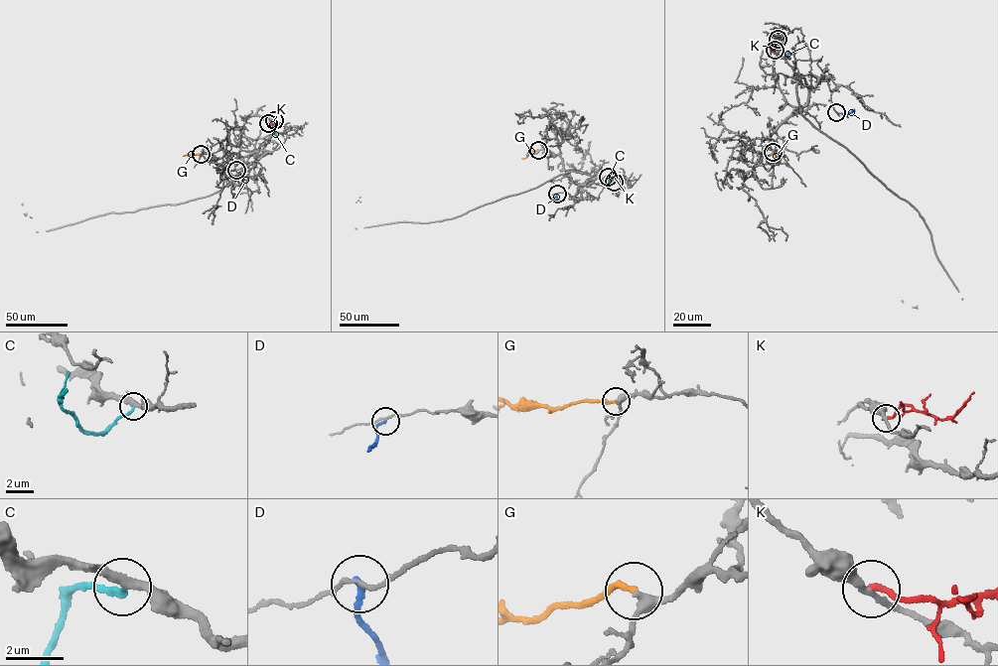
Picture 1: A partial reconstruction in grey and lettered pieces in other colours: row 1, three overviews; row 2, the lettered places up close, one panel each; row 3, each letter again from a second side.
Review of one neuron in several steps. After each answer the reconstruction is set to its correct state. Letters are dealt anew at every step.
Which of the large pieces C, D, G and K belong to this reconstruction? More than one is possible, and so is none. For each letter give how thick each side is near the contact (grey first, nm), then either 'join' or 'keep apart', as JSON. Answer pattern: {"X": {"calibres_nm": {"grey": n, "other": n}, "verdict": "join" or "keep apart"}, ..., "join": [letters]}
{"C": {"calibres_nm": {"grey": 300, "other": 200}, "verdict": "keep apart"}, "D": {"calibres_nm": {"grey": 120, "other": 200}, "verdict": "keep apart"}, "G": {"calibres_nm": {"grey": 300, "other": 200}, "verdict": "join"}, "K": {"calibres_nm": {"grey": 240, "other": 200}, "verdict": "keep apart"}, "join": ["G"]}

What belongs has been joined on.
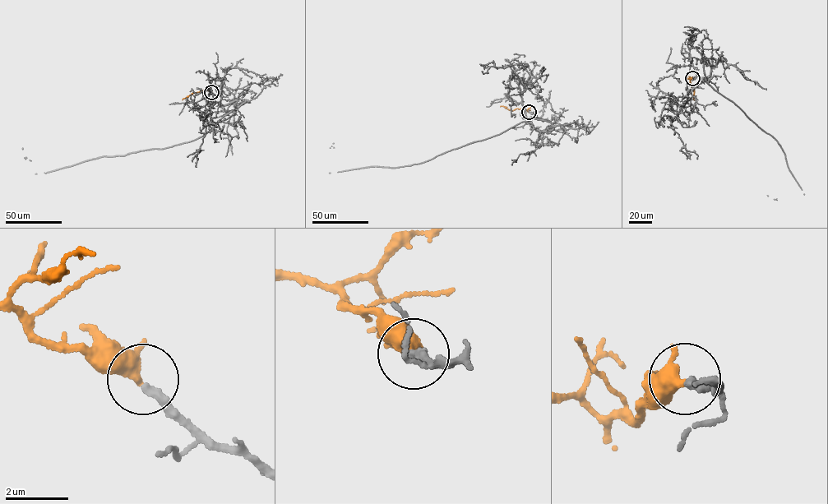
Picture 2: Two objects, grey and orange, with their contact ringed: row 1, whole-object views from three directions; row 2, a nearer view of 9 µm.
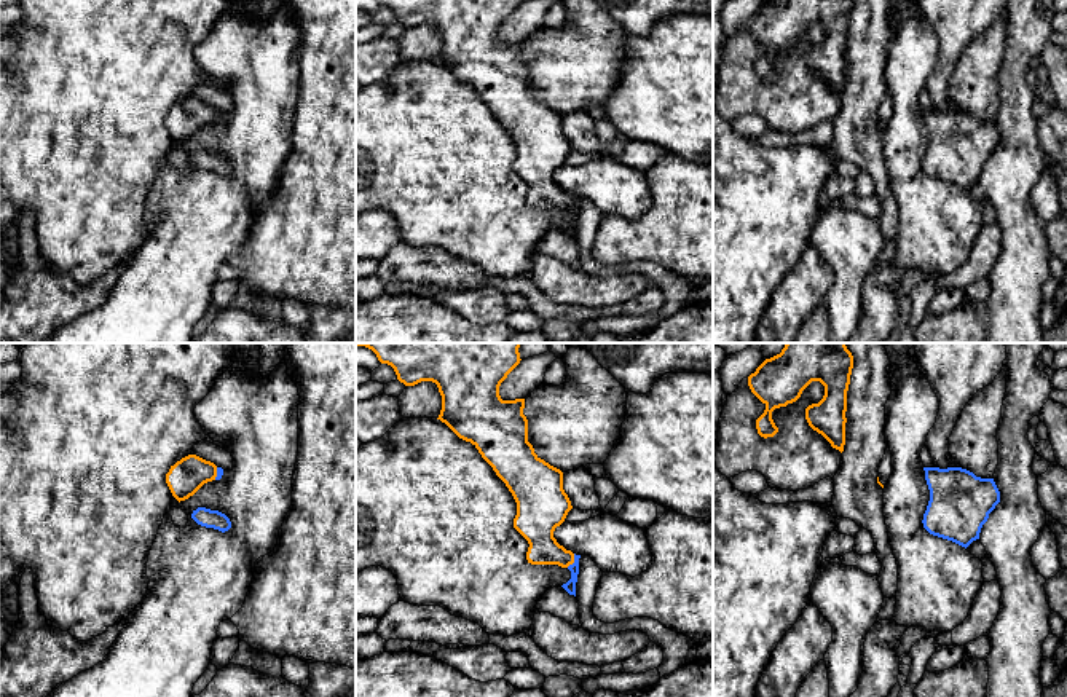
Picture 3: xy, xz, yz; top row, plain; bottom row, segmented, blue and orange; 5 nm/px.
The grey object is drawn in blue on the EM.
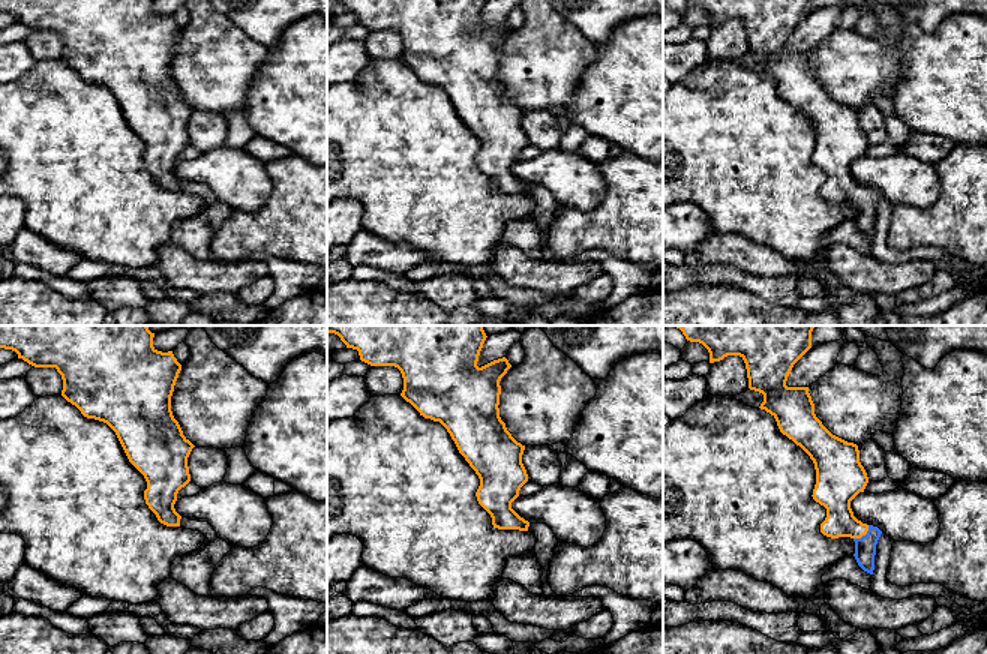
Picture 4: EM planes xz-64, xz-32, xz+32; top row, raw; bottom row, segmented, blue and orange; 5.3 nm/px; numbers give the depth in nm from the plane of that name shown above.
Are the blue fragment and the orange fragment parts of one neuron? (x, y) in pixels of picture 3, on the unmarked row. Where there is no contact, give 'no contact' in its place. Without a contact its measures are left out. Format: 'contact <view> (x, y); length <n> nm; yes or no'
contact xz (574, 204); length 80 nm; yes

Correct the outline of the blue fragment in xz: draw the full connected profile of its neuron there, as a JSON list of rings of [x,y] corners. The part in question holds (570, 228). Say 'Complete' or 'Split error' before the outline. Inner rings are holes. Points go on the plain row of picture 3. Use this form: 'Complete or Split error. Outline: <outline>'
Split error. Outline: [[[378,0],[394,11],[405,29],[421,24],[437,27],[442,53],[437,62],[445,65],[459,81],[471,85],[482,100],[506,126],[517,145],[514,171],[528,183],[526,203],[531,207],[558,207],[571,214],[571,222],[561,230],[576,239],[581,198],[566,193],[553,180],[568,155],[573,152],[563,132],[563,115],[541,102],[528,85],[528,62],[523,57],[525,41],[502,43],[499,29],[520,6],[520,0]]]

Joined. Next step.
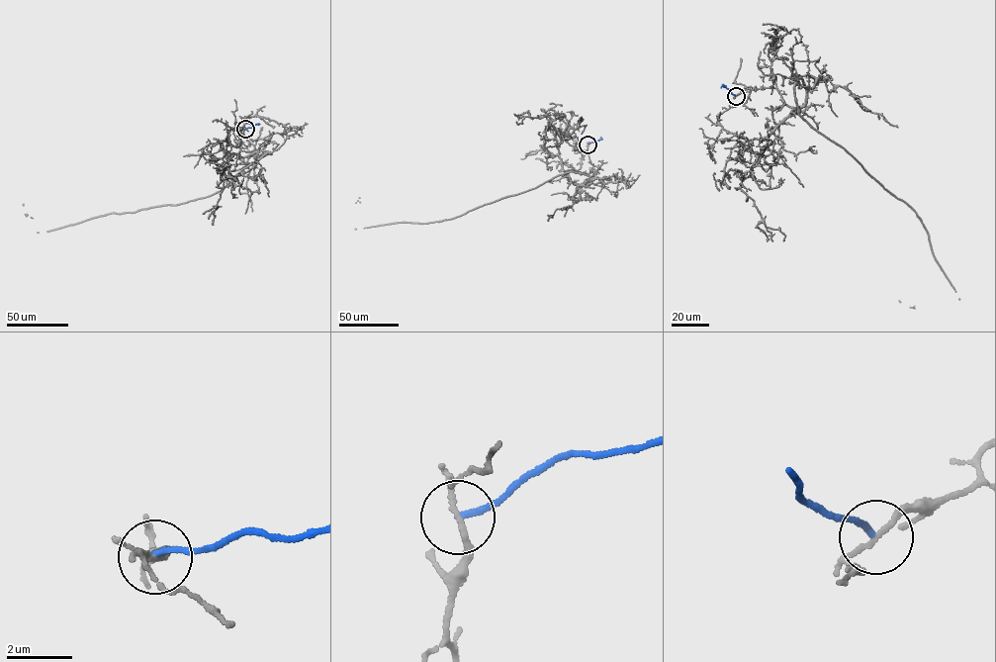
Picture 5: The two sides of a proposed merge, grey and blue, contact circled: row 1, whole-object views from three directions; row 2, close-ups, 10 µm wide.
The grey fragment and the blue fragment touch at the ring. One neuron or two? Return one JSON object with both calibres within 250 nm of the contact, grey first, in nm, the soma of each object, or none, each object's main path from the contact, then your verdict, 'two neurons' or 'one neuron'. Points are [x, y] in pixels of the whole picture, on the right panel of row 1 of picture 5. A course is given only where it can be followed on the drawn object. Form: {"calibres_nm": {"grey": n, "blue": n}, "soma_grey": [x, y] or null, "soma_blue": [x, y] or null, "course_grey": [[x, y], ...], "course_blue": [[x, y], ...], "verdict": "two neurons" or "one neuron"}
{"calibres_nm": {"grey": 140, "blue": 170}, "soma_grey": null, "soma_blue": null, "course_grey": [[736, 96], [771, 87], [802, 106], [801, 78], [801, 116], [917, 215], [958, 299], [899, 300]], "course_blue": [[736, 96], [725, 87], [721, 87]], "verdict": "two neurons"}

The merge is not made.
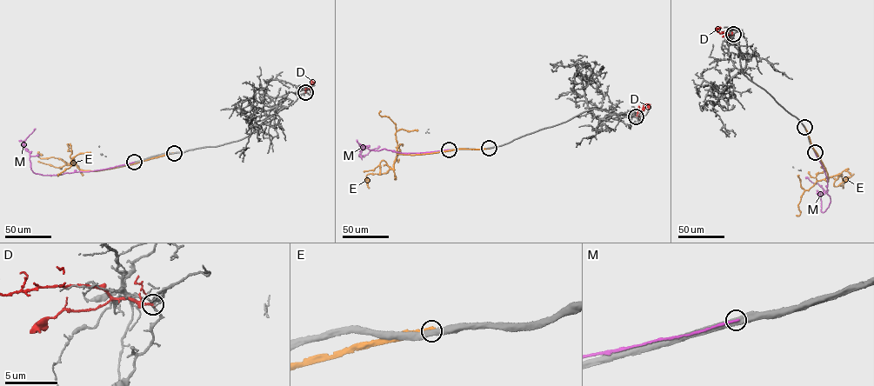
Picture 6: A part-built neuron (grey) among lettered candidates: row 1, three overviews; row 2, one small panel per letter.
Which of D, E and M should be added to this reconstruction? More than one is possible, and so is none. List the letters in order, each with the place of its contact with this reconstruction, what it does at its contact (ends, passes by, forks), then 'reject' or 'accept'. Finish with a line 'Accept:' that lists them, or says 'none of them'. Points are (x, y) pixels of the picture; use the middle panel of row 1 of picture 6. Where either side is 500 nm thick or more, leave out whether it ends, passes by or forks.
D: meets grey at (636, 116); it ends there; reject
E: meets grey at (489, 148); it ends there; reject
M: meets grey at (449, 149); reject
Accept: none of them

